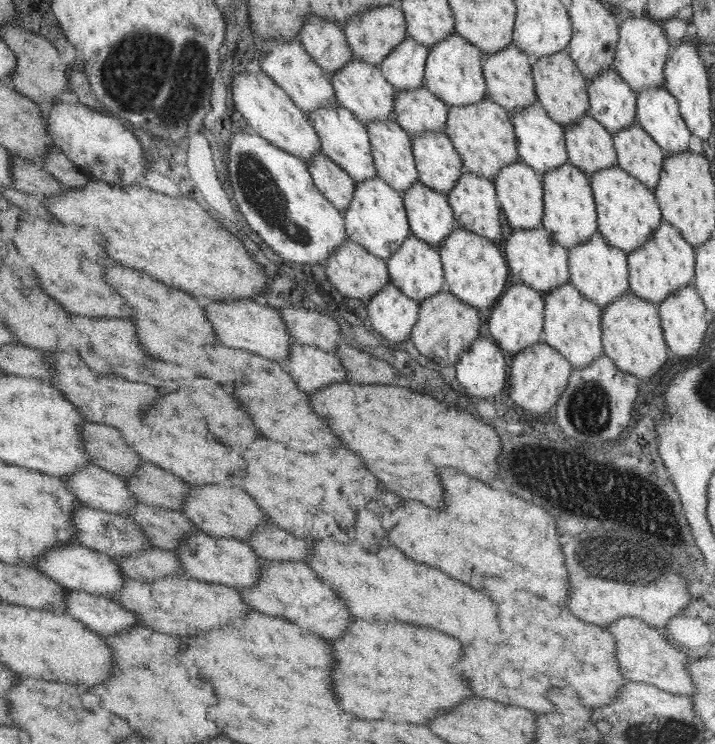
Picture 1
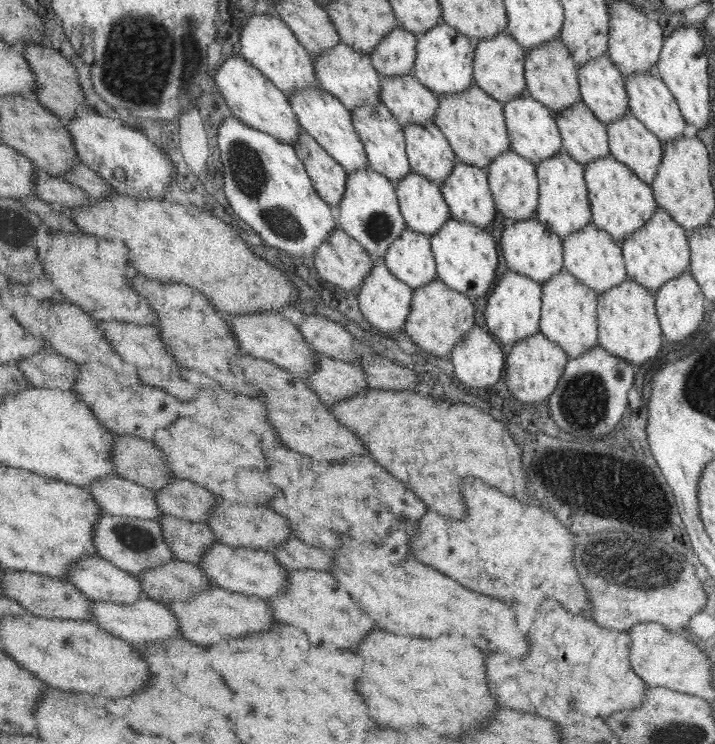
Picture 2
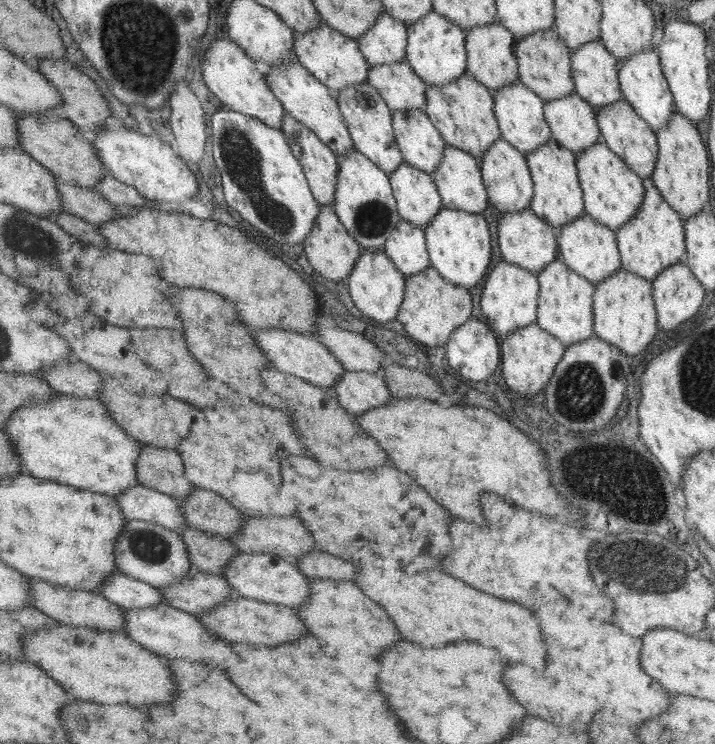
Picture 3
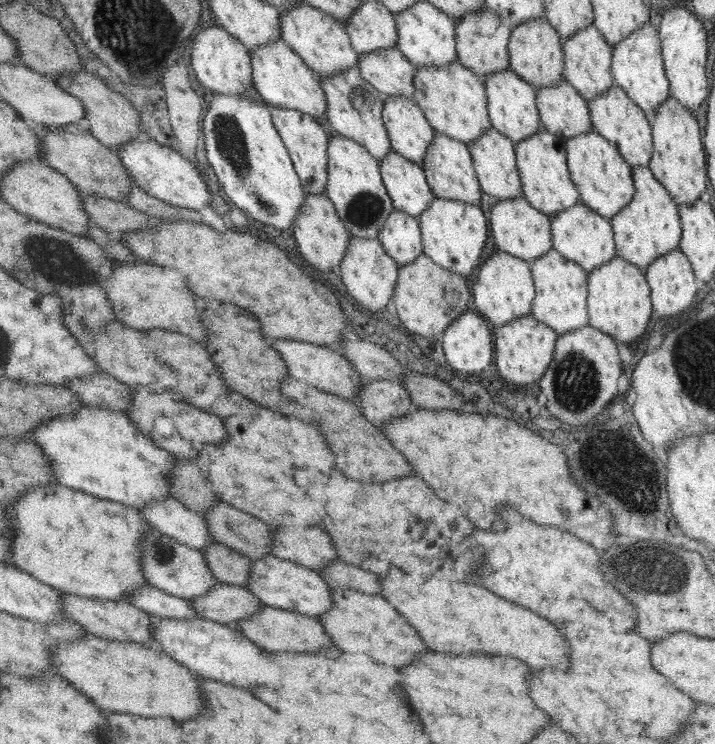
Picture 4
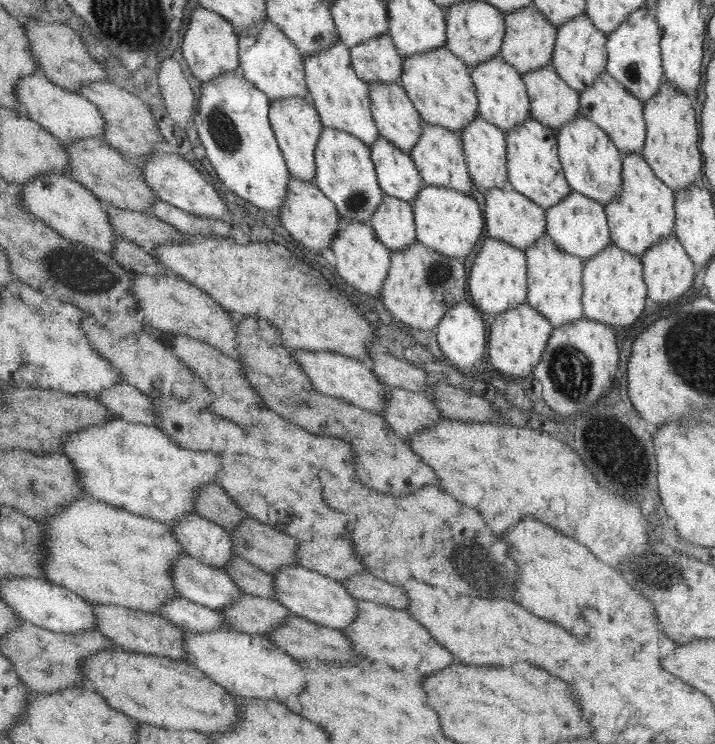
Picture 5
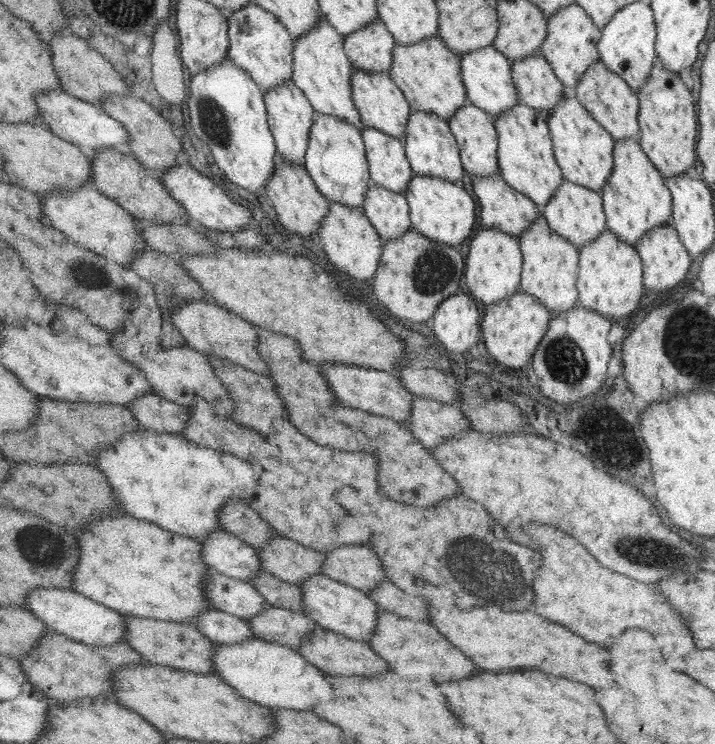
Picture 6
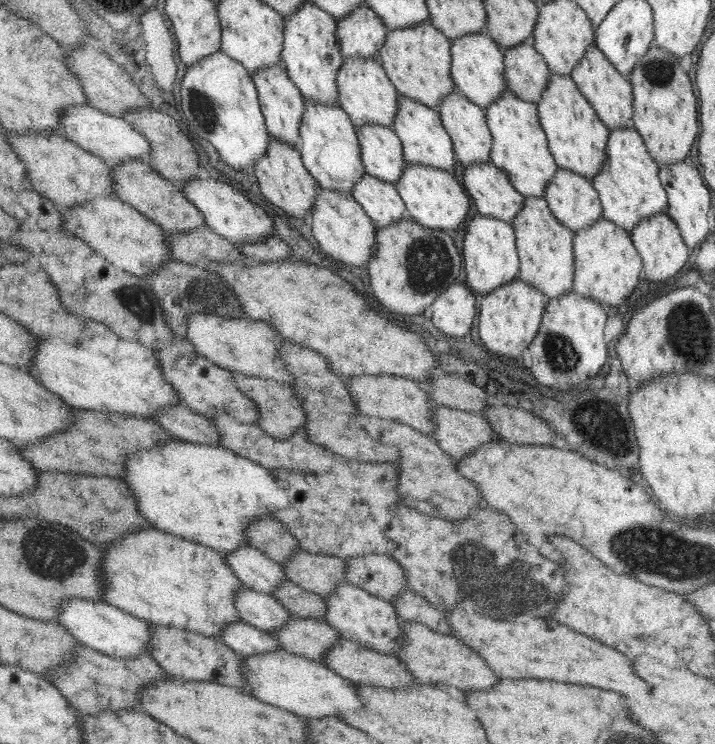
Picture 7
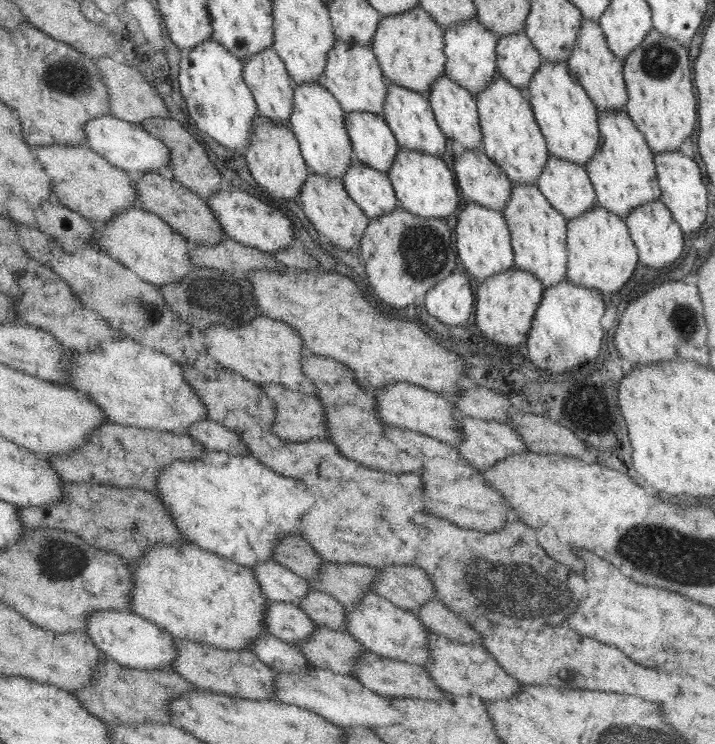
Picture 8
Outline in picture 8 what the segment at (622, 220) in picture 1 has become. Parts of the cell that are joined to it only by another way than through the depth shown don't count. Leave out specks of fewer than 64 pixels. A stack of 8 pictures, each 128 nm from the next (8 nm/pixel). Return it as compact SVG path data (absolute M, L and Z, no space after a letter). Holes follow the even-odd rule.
M543 61L532 79L531 87L525 92L534 109L535 119L546 137L550 154L585 167L602 142L596 104L586 89L579 84L578 78L570 71L566 61Z

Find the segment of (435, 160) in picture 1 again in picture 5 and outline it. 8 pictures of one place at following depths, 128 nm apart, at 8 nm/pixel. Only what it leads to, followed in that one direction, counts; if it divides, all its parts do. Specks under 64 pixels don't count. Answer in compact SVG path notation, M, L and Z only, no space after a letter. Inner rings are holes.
M370 84L371 109L379 133L409 153L423 134L424 120L401 84Z

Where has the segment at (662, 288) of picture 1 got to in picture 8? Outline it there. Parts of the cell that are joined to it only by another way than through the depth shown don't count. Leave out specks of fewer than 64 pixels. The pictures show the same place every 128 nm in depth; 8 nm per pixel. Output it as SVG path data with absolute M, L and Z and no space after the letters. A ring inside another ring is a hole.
M624 109L599 112L599 131L602 142L585 168L594 185L598 204L625 220L634 208L661 198L662 189L658 188L659 180L656 180L658 169L654 168L655 160L646 146L645 134Z

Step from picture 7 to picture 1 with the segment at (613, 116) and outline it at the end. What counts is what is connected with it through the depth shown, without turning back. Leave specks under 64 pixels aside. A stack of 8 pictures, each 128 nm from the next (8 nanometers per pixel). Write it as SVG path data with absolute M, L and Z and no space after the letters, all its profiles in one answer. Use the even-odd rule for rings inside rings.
M638 122L624 128L623 131L616 132L615 145L616 152L619 153L617 165L654 191L662 178L663 166L666 162L666 152L663 147Z

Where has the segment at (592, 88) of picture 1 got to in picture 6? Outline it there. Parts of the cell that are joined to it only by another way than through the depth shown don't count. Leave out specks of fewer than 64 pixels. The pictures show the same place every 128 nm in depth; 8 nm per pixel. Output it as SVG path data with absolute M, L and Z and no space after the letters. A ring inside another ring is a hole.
M578 4L560 8L556 14L547 16L548 36L541 53L550 63L555 75L568 90L573 91L592 64L601 60L598 44L602 29L592 20L591 15Z

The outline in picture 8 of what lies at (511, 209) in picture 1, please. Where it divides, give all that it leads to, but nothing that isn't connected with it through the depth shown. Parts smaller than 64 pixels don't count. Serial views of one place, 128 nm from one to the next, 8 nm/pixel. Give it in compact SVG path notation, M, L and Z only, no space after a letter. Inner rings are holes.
M444 74L436 78L436 82L432 84L431 92L426 96L431 101L439 127L443 129L447 138L456 140L465 150L475 151L476 148L483 148L484 137L482 125L479 123L478 101L475 100L473 93L468 92L468 89L456 84Z

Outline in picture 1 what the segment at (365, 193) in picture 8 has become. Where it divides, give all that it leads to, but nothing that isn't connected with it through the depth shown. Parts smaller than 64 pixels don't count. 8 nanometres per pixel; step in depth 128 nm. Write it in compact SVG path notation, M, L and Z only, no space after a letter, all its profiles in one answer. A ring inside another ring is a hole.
M412 235L412 238L408 239L386 261L387 268L390 270L390 283L415 302L422 302L446 289L446 270L443 269L443 261L439 251L419 237Z

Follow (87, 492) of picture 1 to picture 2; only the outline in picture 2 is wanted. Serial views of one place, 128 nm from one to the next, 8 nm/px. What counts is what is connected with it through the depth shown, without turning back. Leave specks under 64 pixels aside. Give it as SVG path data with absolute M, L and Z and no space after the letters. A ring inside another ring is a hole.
M118 474L106 475L104 479L90 483L88 489L99 502L104 514L153 521L160 520L160 515L164 515L156 504L153 489L130 482Z

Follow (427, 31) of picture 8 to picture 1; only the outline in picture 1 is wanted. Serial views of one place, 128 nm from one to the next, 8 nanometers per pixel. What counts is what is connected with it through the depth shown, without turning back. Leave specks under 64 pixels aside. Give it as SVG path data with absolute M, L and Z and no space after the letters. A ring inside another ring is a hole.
M489 97L470 106L451 106L445 132L459 151L466 170L475 173L476 176L486 176L488 180L495 180L504 167L521 160L518 137L515 135L510 113L503 105L496 104Z

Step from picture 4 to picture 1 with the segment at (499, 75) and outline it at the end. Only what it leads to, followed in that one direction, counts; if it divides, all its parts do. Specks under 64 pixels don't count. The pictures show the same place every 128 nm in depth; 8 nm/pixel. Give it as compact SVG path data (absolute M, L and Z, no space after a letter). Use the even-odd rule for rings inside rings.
M536 102L510 116L515 127L515 135L518 137L519 156L522 163L531 165L537 173L544 175L569 162L566 154L567 144L564 144L564 130L559 122L551 119L543 105Z

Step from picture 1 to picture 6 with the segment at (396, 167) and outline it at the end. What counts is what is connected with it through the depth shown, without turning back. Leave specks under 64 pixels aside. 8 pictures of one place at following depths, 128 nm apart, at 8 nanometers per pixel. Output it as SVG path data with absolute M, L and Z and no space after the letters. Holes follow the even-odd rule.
M324 16L314 30L308 32L306 36L295 38L292 82L303 90L314 106L316 114L338 116L361 131L364 128L363 121L360 120L351 87L351 76L355 67L344 48L345 42L343 34Z

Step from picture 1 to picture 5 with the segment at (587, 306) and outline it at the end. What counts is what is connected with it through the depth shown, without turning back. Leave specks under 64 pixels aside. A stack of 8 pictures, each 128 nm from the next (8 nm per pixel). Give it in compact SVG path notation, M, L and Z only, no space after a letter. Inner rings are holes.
M547 233L540 240L536 240L534 246L526 248L525 252L527 255L527 282L529 287L526 303L532 309L539 310L557 327L582 319L582 316L585 316L585 314L582 314L582 260L576 258L576 255L560 249Z

